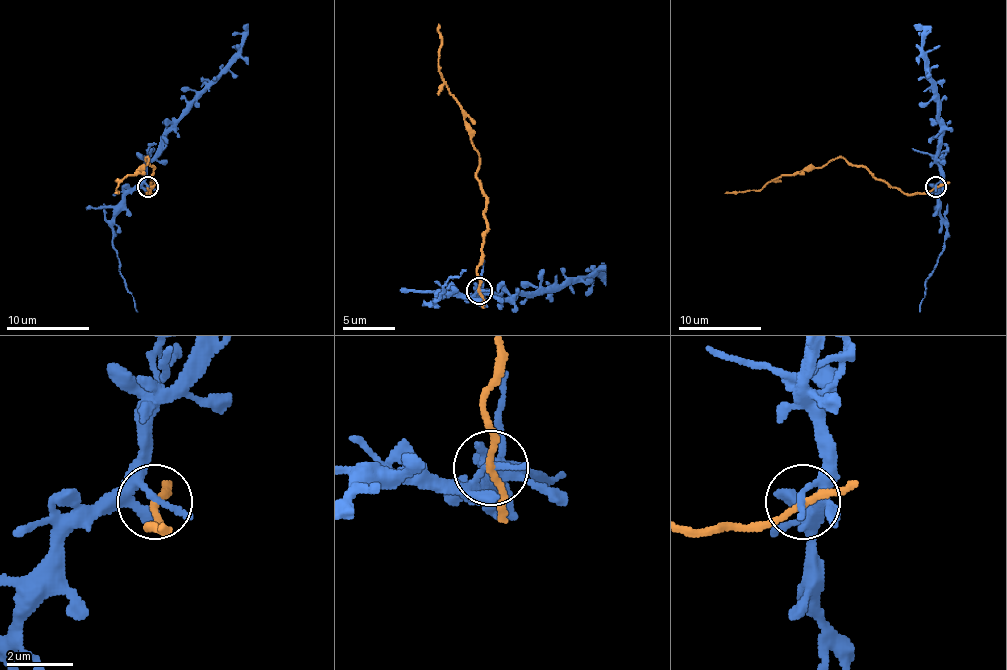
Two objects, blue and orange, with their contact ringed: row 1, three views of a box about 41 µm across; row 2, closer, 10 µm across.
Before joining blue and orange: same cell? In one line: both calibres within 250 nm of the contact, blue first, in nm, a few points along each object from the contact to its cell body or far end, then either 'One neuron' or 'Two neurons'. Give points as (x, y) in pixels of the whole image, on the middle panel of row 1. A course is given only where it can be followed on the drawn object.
Thickness 240 nm (blue) against 180 nm. Course of blue: (478, 291), (476, 296), (489, 291), (502, 299), (557, 291), (568, 281), (602, 273), (604, 262). Course of orange: (478, 291), (476, 273), (486, 228), (486, 199), (476, 173), (478, 160), (470, 125), (439, 68), (439, 23). Two neurons

